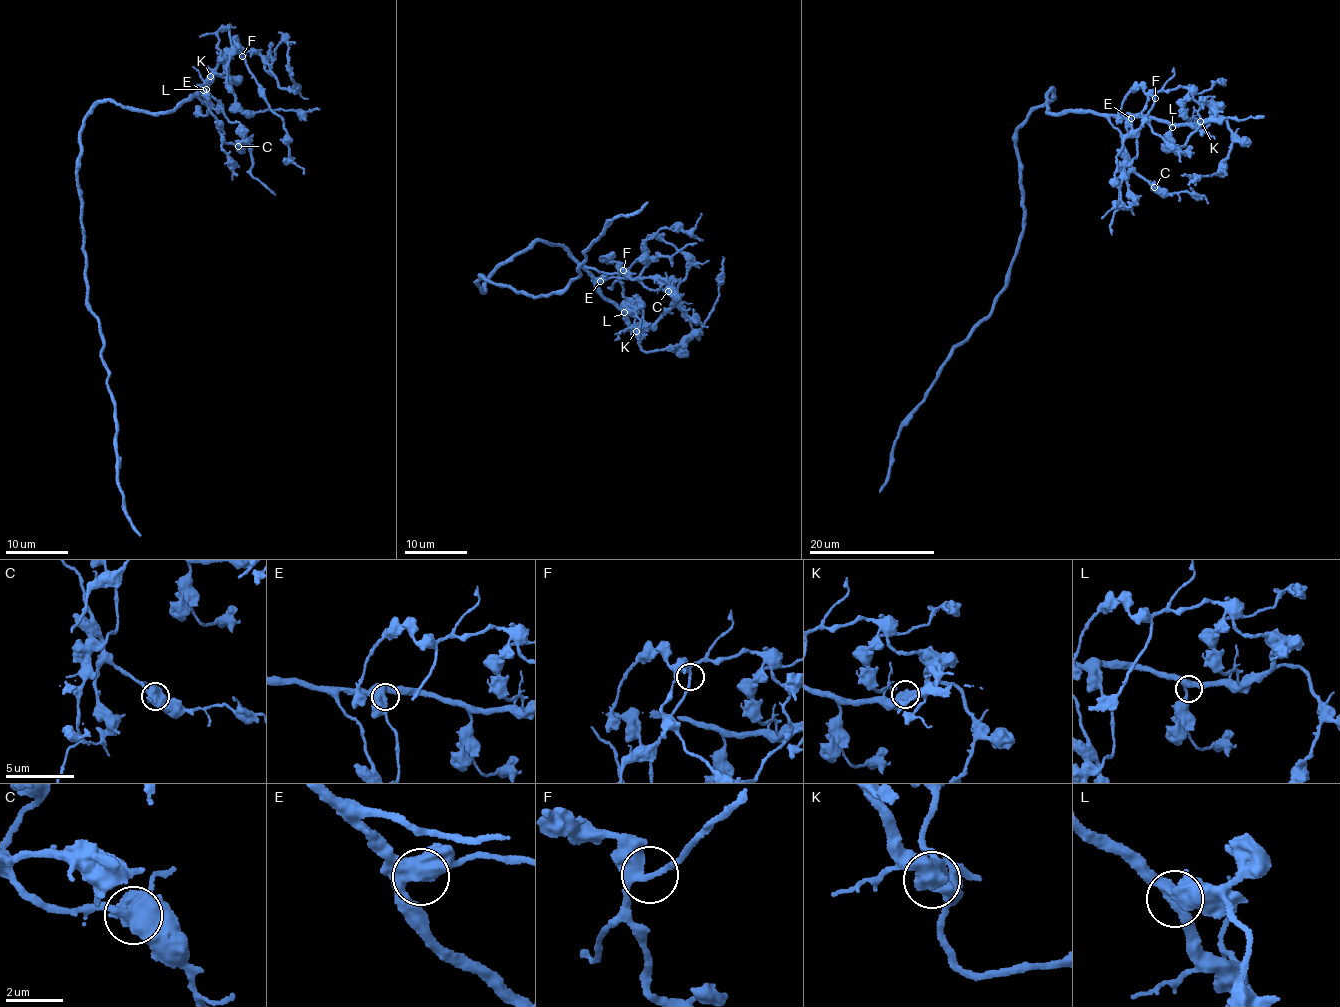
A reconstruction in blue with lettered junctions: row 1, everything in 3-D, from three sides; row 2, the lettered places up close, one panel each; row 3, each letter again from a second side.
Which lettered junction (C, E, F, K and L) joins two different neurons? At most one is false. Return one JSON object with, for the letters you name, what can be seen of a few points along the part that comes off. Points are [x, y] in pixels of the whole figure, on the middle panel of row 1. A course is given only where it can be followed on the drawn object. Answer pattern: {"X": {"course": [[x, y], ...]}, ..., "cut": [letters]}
{"cut": []}

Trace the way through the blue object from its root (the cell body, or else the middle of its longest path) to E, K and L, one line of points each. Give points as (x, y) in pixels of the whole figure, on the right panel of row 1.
E: (1052, 90), (1047, 105), (1048, 113), (1053, 114), (1067, 110), (1131, 118)
K: (1052, 90), (1047, 105), (1048, 113), (1053, 114), (1067, 110), (1145, 114), (1172, 123), (1196, 124), (1200, 122)
L: (1052, 90), (1047, 105), (1048, 113), (1053, 114), (1067, 110), (1145, 114), (1161, 118), (1172, 127)

